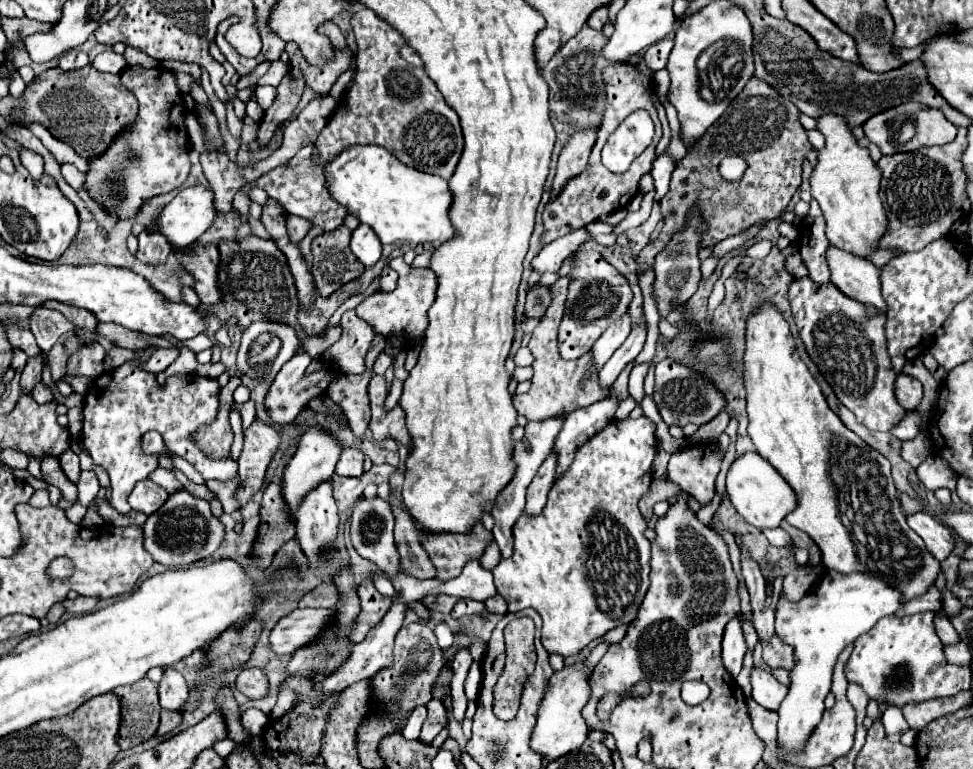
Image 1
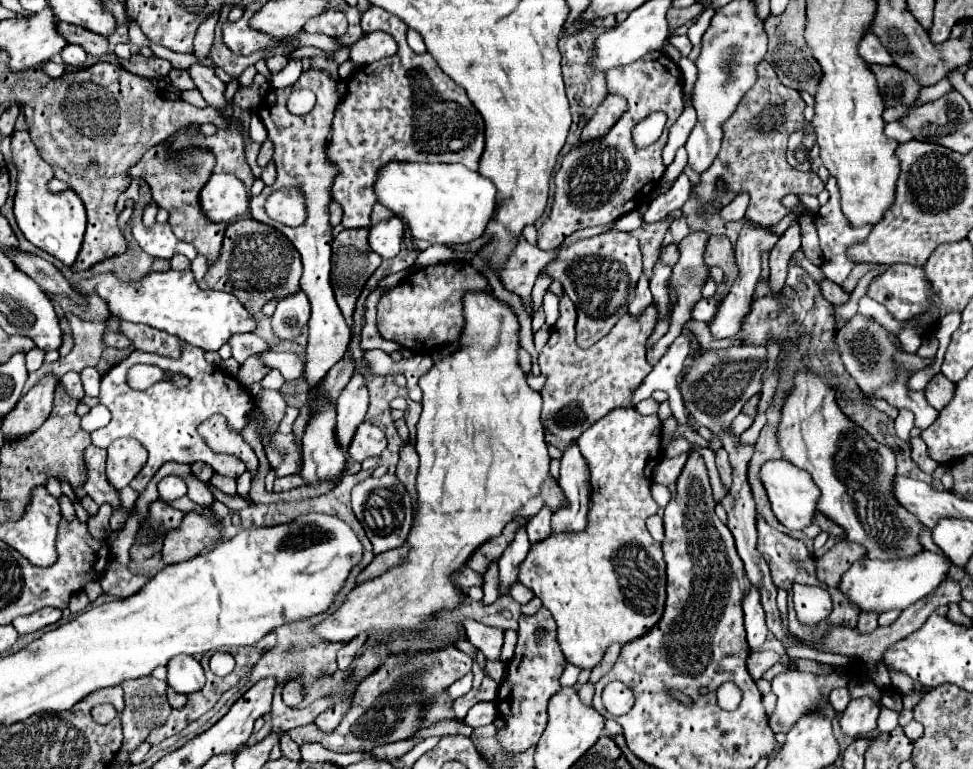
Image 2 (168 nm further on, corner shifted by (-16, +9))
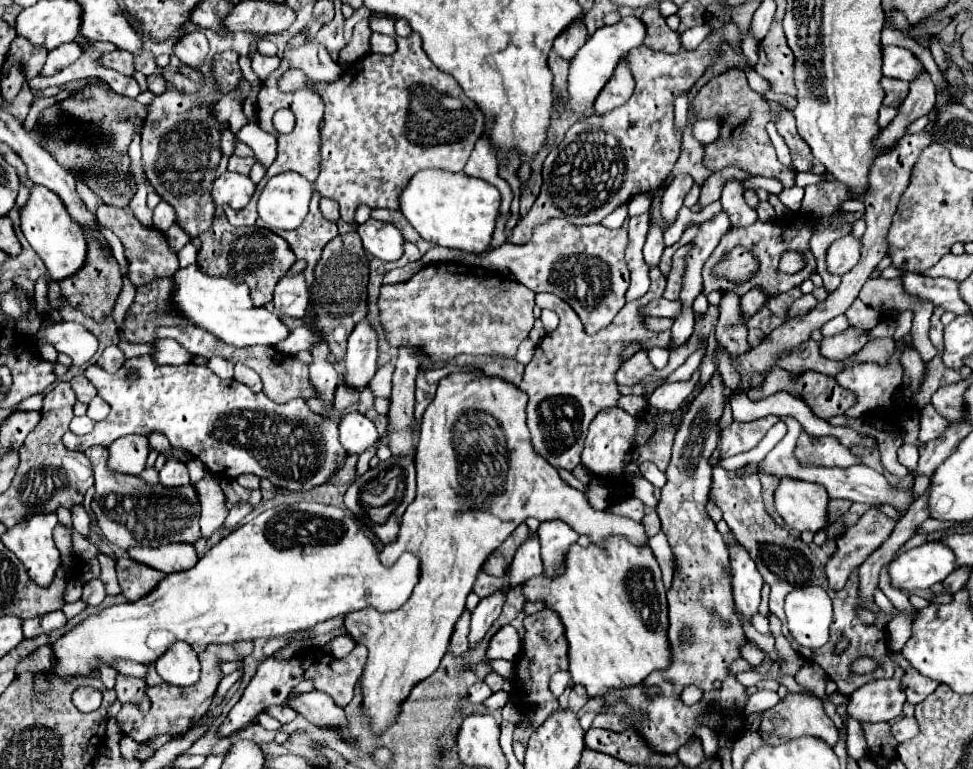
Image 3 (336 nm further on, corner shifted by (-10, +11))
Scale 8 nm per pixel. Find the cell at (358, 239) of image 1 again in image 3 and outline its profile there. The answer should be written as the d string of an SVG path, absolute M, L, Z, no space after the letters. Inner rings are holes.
M368 219L358 227L358 235L368 253L382 261L396 261L404 253L404 237L392 223Z

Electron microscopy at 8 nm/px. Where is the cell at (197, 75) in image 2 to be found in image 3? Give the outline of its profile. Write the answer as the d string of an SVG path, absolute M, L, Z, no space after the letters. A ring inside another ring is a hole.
M194 31L194 33L184 33L178 43L174 45L174 55L190 65L190 67L196 67L204 61L204 57L208 55L208 39L204 33L200 31Z

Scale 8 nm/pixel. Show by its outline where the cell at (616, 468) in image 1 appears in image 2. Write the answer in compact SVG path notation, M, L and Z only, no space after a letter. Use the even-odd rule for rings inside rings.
M614 409L610 411L608 415L604 415L600 421L596 421L590 429L586 429L580 437L578 437L578 445L580 445L580 451L584 451L584 459L588 463L588 469L590 469L590 501L588 501L588 525L584 531L578 531L578 533L572 533L572 531L566 531L566 533L552 533L550 537L534 543L530 547L530 553L528 557L520 563L520 573L518 573L518 581L522 585L526 585L528 589L532 589L532 593L542 601L544 607L550 609L552 617L556 619L556 625L558 625L558 643L560 643L560 649L562 653L566 655L566 661L580 667L580 669L592 669L600 663L602 655L604 655L604 649L610 645L610 643L620 643L620 645L626 645L628 641L644 635L652 625L656 625L656 621L662 617L662 611L664 611L664 601L666 601L666 563L664 563L664 557L662 557L662 547L658 541L654 541L654 537L648 533L646 529L646 519L650 515L656 515L658 513L658 503L652 499L652 493L650 493L650 487L652 487L652 475L654 475L654 469L656 465L660 463L662 459L662 421L658 415L640 415L636 409Z

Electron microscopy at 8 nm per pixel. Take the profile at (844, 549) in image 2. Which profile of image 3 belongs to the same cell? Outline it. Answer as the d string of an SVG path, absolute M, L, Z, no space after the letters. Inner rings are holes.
M870 507L870 509L858 519L856 525L848 527L846 533L838 539L838 551L836 551L836 553L832 555L832 559L828 559L828 563L826 563L826 575L828 575L830 589L840 591L840 589L844 587L844 583L846 583L850 571L854 571L856 567L860 567L862 561L864 561L872 551L876 551L876 549L890 537L894 525L896 525L896 521L890 519L888 515L884 515L884 513L880 511L880 507Z

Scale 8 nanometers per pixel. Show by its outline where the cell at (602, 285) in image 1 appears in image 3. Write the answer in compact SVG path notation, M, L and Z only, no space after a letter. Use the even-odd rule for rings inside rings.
M550 219L534 229L526 245L504 243L484 255L464 253L460 263L478 265L492 271L512 271L516 279L534 293L554 293L566 301L582 319L586 333L606 327L626 305L626 289L630 273L624 261L628 231L608 229L604 225L574 225L566 219Z

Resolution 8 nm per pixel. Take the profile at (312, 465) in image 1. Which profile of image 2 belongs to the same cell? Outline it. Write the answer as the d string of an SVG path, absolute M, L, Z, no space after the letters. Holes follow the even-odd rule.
M354 373L352 381L346 385L346 389L336 401L334 435L344 451L350 447L358 425L364 421L366 409L368 409L368 389L364 377L360 373Z

